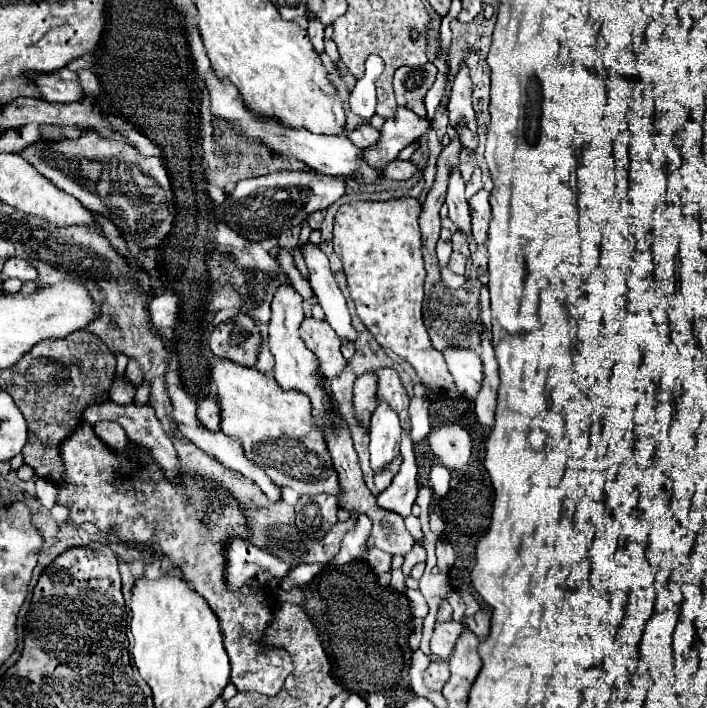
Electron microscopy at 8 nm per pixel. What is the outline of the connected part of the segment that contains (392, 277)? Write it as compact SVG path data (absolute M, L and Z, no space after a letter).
M411 197L391 199L385 203L351 201L341 205L335 215L333 249L343 261L357 315L377 339L377 343L409 361L423 385L451 387L453 377L443 355L433 349L421 319L425 269L417 223L419 213L421 205Z

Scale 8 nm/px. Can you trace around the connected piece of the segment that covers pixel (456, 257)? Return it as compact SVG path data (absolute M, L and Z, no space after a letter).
M455 251L455 253L451 255L449 269L451 269L451 271L455 271L455 273L459 273L459 275L463 275L463 273L465 273L465 263L467 263L465 255L461 255L459 251Z

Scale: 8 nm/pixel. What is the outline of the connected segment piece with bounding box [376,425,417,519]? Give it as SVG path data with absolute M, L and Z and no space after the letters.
M405 425L403 431L403 443L401 443L401 469L395 475L393 483L389 489L385 489L376 502L381 509L387 511L397 511L397 515L401 515L403 519L411 515L411 507L415 503L417 497L417 465L415 465L415 455L413 455L413 447L411 447L411 439L409 439L409 431L411 425Z

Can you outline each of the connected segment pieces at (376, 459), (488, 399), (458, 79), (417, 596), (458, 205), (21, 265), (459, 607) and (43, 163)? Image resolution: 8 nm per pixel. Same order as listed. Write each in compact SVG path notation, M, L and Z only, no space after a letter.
M383 401L373 417L371 417L371 467L383 469L393 457L399 455L399 441L401 441L401 425L397 413L389 409L389 405Z
M487 329L481 335L481 359L485 365L485 379L483 387L475 399L475 415L477 421L491 427L495 421L495 407L497 407L497 389L499 389L499 365L495 357L495 349L487 339Z
M465 63L459 65L455 73L451 101L449 101L449 123L457 129L457 135L465 149L475 153L477 149L477 119L471 107L471 77Z
M409 589L409 591L407 591L407 599L411 601L413 615L415 615L415 617L421 617L421 619L425 619L425 617L427 617L427 613L429 613L429 605L427 605L427 601L423 599L423 595L421 595L419 591L415 591L415 589Z
M453 167L451 175L449 175L445 203L449 207L449 219L457 225L457 229L471 235L471 217L469 217L469 205L465 199L465 183L463 183L461 171L457 167Z
M7 259L3 267L3 277L15 277L23 283L29 283L37 279L37 269L33 269L33 265L29 265L25 259Z
M451 593L451 599L449 599L451 607L453 607L453 619L455 621L463 621L463 611L465 611L465 603L463 599L459 597L459 593Z
M85 131L75 141L35 141L21 151L21 157L57 189L73 195L83 207L111 219L131 247L159 247L167 227L173 225L173 201L165 203L161 199L173 197L163 163L157 157L143 157L131 145L107 141L95 131Z

